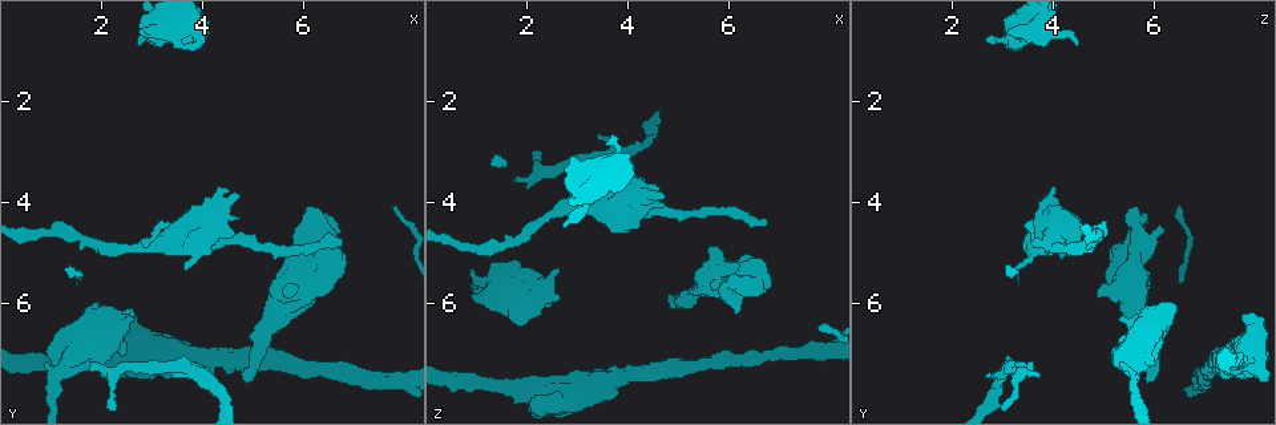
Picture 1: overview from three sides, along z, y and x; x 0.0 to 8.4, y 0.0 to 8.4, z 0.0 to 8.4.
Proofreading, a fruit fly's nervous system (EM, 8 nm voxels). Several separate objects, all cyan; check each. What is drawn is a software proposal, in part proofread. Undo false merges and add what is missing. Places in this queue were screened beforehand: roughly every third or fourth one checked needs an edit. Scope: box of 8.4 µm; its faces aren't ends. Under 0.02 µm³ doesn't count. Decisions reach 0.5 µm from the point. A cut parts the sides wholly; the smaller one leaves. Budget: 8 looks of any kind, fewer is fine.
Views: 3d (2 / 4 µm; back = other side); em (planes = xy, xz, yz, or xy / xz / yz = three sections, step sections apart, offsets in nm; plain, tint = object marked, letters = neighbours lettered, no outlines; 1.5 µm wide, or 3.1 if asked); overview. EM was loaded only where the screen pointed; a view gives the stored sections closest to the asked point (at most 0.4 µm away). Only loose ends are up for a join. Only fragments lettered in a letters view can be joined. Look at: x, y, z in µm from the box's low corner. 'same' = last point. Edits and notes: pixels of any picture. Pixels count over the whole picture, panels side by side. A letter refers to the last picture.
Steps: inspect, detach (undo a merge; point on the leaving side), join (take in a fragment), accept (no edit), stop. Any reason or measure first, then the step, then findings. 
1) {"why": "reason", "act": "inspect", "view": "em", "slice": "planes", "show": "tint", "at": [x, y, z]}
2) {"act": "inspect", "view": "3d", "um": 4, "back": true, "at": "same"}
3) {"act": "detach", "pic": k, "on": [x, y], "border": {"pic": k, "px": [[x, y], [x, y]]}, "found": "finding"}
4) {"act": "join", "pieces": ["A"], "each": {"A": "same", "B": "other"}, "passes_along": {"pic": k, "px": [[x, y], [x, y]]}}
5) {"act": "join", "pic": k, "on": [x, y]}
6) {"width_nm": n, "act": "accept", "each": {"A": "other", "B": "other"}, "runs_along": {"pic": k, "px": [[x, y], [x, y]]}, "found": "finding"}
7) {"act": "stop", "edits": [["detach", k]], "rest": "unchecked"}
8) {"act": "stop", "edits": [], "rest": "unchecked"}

{"why": "branch stops here", "act": "inspect", "view": "3d", "um": 4, "at": [1.75, 7.20, 3.55]}

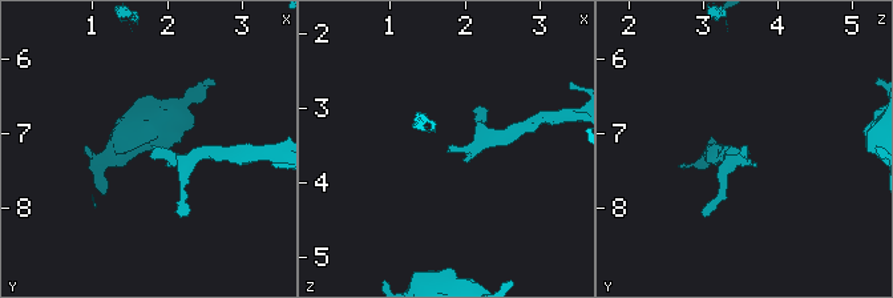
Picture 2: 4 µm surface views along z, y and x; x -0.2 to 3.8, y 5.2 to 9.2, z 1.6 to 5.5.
{"act": "inspect", "view": "em", "slice": "planes", "show": "letters", "at": [1.80, 7.20, 3.60]}

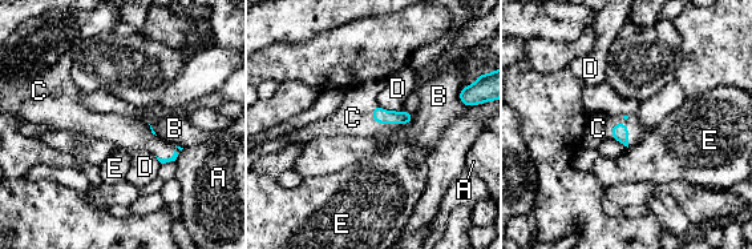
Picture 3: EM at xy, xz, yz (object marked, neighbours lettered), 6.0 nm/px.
{"width_nm": 100, "act": "join", "pieces": ["C"], "each": {"A": "other", "B": "other", "C": "same", "D": "other", "E": "other"}, "found": "it goes on there"}

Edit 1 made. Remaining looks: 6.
{"why": "free end", "act": "inspect", "view": "em", "slice": "planes", "show": "plain", "at": [3.65, 5.35, 3.25]}

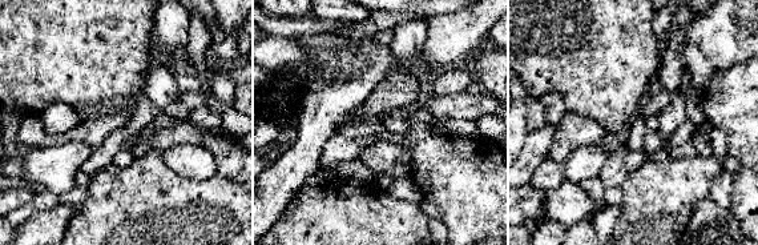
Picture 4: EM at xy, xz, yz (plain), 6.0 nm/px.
{"act": "inspect", "view": "em", "slice": "planes", "show": "letters", "at": "same"}

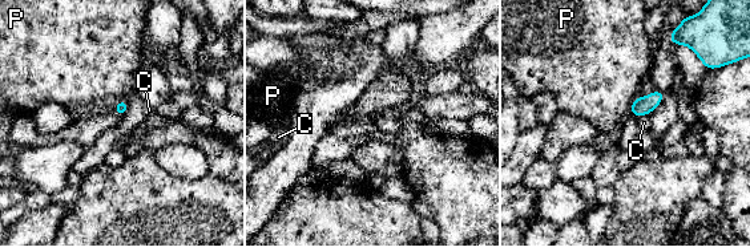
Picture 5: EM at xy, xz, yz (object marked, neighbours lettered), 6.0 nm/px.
{"act": "accept", "each": {"C": "other", "P": "other"}, "border": {"pic": 5, "px": [[638, 96], [632, 102], [629, 112]]}, "found": "no lettered fragment goes on from it"}

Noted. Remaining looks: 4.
{"why": "branch stops here", "act": "inspect", "view": "em", "slice": "planes", "show": "letters", "at": [4.80, 7.60, 5.85]}

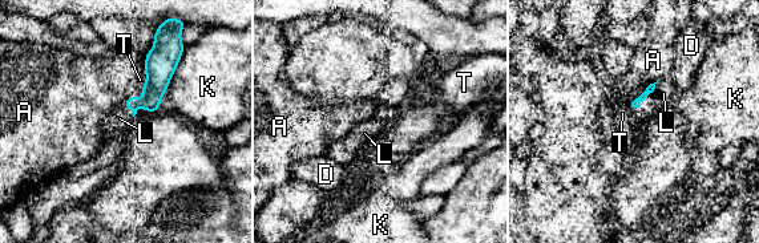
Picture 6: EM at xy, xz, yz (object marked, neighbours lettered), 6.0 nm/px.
{"longest_contact_nm": ["T", 280], "act": "join", "pieces": ["L"], "each": {"A": "other", "D": "other", "K": "other", "L": "same", "T": "other"}, "found": "it goes on there"}

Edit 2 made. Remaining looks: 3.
{"act": "stop", "edits": [["join", 3], ["join", 6]], "rest": "unchecked"}

